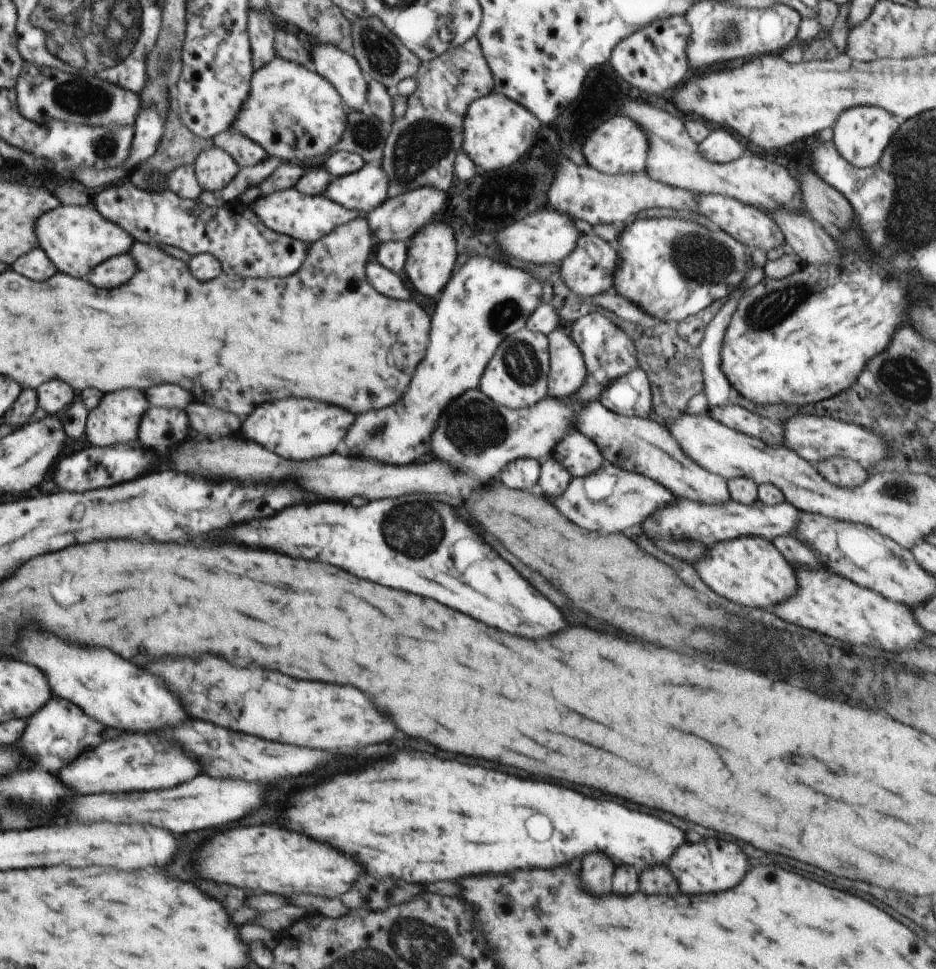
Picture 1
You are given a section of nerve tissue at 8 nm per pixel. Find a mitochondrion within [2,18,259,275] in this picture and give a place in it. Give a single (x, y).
(77, 97)

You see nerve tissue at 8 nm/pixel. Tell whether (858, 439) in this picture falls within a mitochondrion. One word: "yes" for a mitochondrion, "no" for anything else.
no

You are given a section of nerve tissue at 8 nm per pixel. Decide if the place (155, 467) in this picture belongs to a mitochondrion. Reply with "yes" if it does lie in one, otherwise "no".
no

